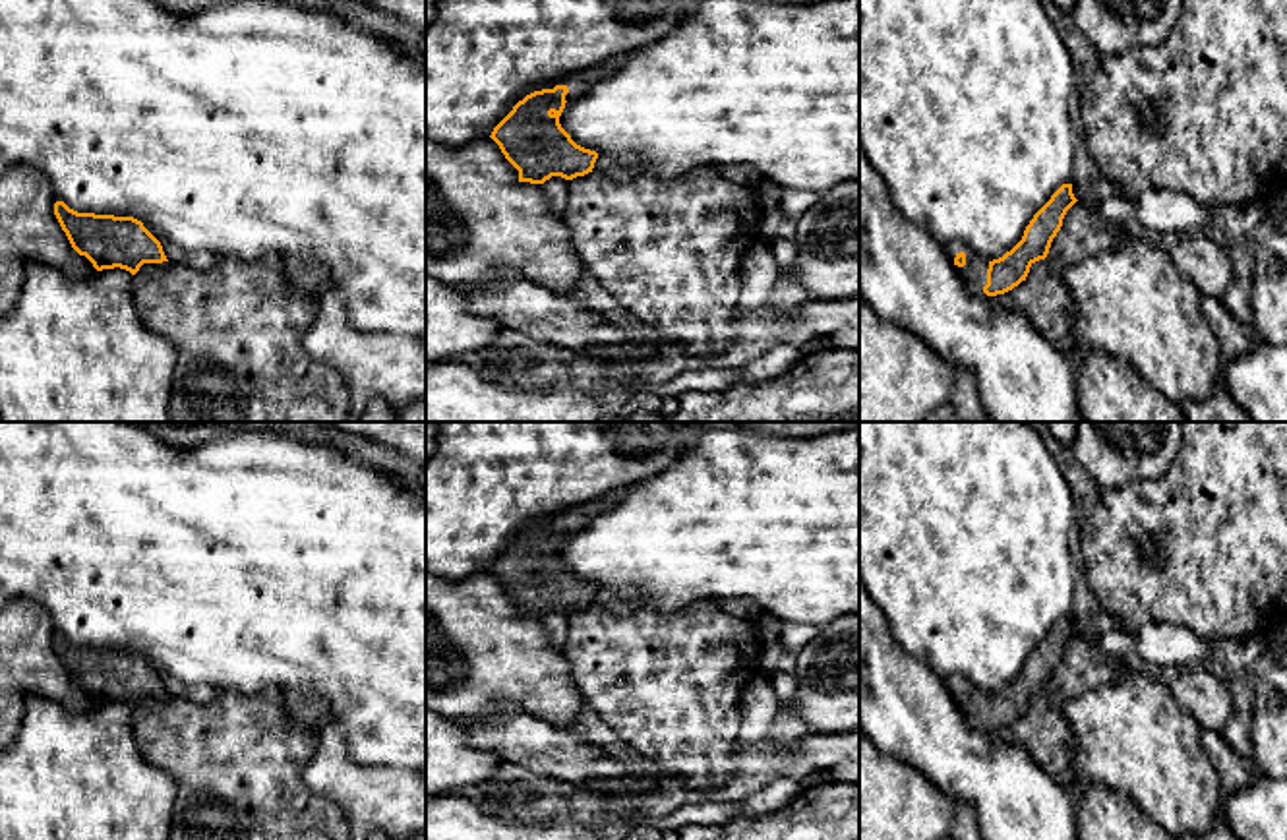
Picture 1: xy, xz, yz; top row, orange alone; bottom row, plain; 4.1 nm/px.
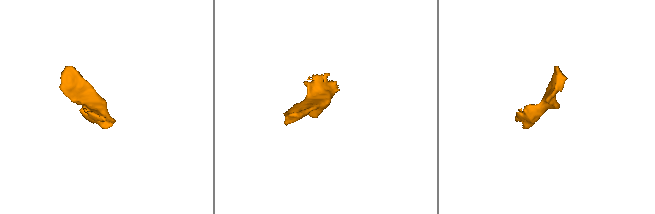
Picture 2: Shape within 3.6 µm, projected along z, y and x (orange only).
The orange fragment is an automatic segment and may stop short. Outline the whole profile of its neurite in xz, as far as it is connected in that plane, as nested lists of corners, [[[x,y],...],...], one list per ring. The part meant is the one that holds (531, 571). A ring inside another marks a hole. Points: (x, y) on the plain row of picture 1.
[[[612,499],[577,505],[519,534],[494,561],[492,573],[519,604],[519,615],[544,617],[552,610],[573,614],[592,606],[596,585],[577,579],[561,561],[565,536],[588,525]]]

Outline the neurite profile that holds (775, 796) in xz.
[[[778,778],[743,799],[741,817],[759,819],[786,807],[803,792],[801,782]]]

